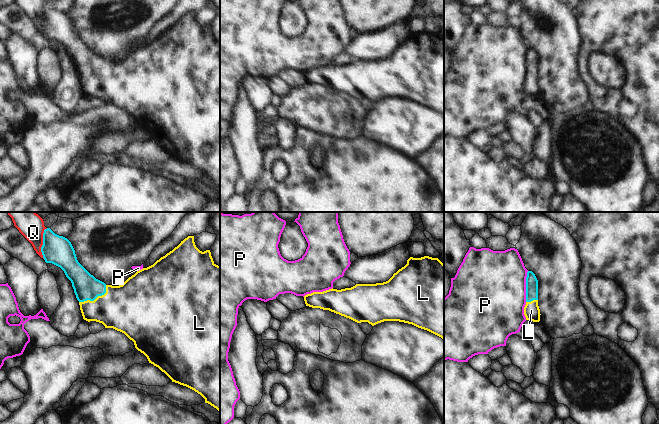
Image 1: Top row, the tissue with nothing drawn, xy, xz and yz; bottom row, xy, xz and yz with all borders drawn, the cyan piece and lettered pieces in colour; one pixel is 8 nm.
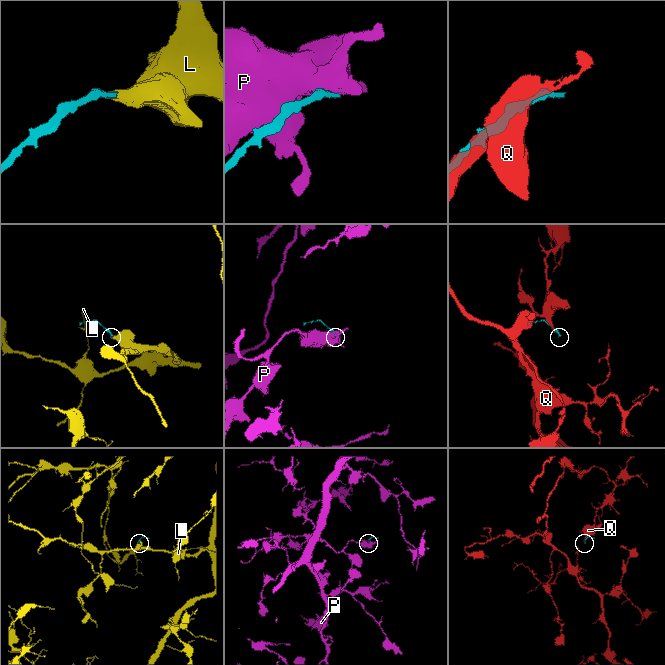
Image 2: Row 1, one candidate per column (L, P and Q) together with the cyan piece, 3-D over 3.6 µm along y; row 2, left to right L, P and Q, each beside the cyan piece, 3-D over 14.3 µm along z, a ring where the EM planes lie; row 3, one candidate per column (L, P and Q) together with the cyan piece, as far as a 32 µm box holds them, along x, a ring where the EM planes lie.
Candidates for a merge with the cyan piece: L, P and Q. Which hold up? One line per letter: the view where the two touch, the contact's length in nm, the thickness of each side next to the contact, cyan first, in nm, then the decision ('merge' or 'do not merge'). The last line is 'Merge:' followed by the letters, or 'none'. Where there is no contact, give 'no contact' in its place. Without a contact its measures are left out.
L: xy | 260 nm | 200/380 nm | merge
P: yz | 240 nm | 100/500 nm | do not merge
Q: xy | 260 nm | 240/150 nm | do not merge
Merge: L

